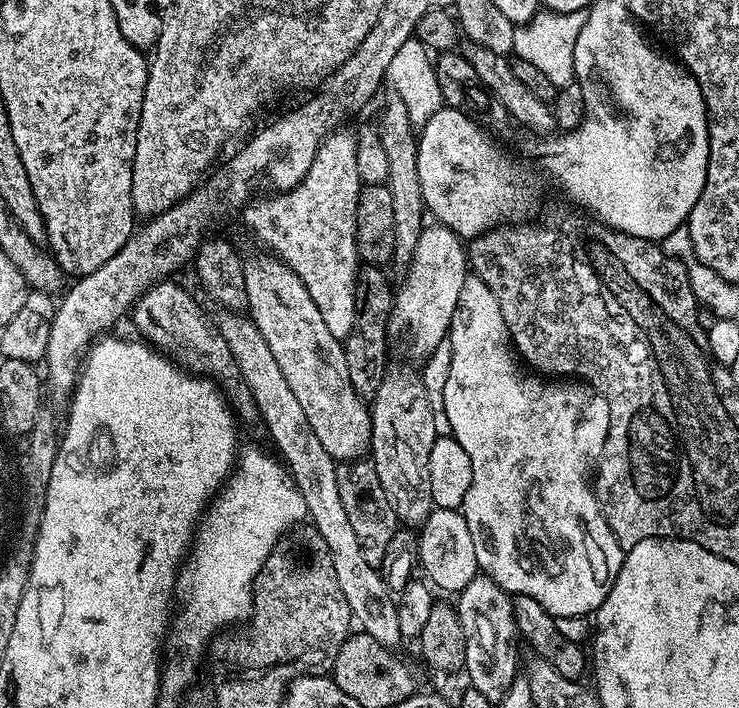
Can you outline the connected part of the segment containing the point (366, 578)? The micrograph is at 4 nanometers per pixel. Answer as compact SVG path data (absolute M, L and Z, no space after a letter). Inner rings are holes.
M227 310L219 314L221 316L214 320L216 328L240 365L240 375L256 400L257 413L270 428L281 452L279 455L304 496L311 523L329 547L338 585L349 603L353 621L360 622L359 627L385 648L399 649L402 637L398 626L398 604L393 593L388 591L387 579L376 573L377 565L365 558L358 534L354 534L354 526L350 526L350 518L346 518L346 506L342 506L342 498L338 495L337 461L326 454L322 442L318 442L318 434L310 430L310 418L306 418L306 410L302 410L298 398L294 398L294 390L290 390L282 370L278 370L278 362L274 362L274 354L270 354L270 346L266 338L262 338L258 326L244 314Z

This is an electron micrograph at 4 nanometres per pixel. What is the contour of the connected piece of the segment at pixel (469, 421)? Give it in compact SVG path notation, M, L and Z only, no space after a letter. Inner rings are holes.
M468 274L465 275L464 281L462 282L462 294L458 294L458 306L454 310L454 318L452 319L452 327L449 328L447 338L450 342L450 350L452 351L452 357L450 358L450 374L447 375L446 388L445 388L445 412L443 419L448 420L448 424L452 427L451 433L456 438L458 443L462 444L466 453L470 456L471 469L473 471L473 480L470 482L470 488L466 491L464 502L462 505L462 511L466 518L466 526L470 526L470 538L474 538L474 554L476 555L476 566L477 569L483 575L489 576L491 580L504 589L509 594L515 594L517 596L525 596L526 598L534 598L534 602L538 602L538 606L545 608L551 616L557 618L571 618L573 616L587 617L589 614L595 613L597 608L602 606L602 602L606 598L606 594L610 594L610 590L614 586L614 578L618 574L618 570L622 566L624 561L625 549L621 548L620 543L614 538L614 534L610 530L610 526L606 522L606 518L602 514L600 509L600 503L596 500L596 494L594 491L593 476L594 476L594 462L599 461L602 450L604 449L604 443L608 437L608 427L610 426L610 406L606 402L606 398L601 392L597 392L595 387L588 382L576 382L580 384L571 384L572 380L568 378L541 378L536 374L529 374L521 365L518 363L517 353L514 351L514 340L510 335L510 324L504 321L504 312L500 309L500 300L496 297L496 292L491 288L490 285L484 281L485 277L480 274Z

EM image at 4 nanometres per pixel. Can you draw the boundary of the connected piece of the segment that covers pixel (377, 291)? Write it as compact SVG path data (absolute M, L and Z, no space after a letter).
M380 268L359 269L356 277L356 302L358 311L354 318L354 330L350 330L347 340L343 341L346 354L346 366L350 370L350 380L356 388L356 393L365 398L372 398L382 384L384 372L390 361L388 355L388 328L390 332L390 317L394 312L394 288L388 285L388 276Z

